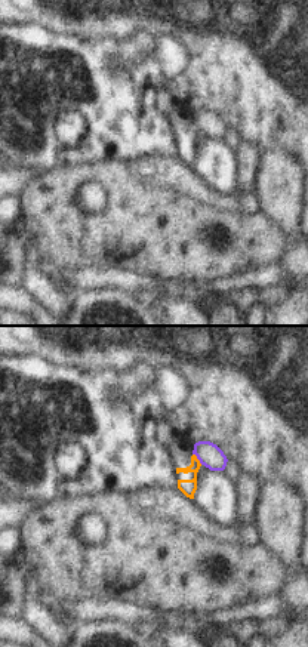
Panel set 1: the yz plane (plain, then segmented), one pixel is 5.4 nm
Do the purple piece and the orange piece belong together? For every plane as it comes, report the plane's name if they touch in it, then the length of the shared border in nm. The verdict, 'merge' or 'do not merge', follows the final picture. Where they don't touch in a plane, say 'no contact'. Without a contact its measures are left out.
meets purple in yz; contact 80 nm long

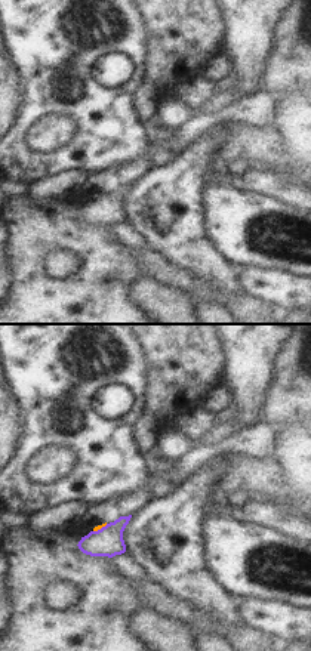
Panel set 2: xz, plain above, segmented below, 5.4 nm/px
meets purple in xz; contact 90 nm long

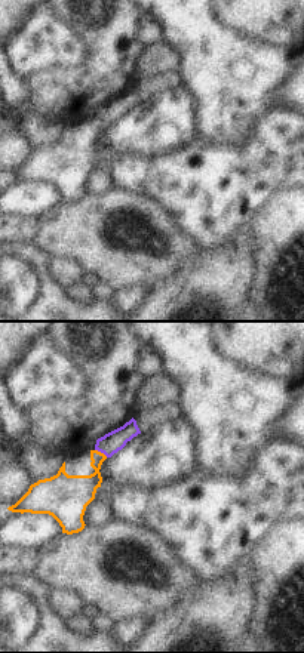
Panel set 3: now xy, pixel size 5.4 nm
meets purple in xy; contact 80 nm long

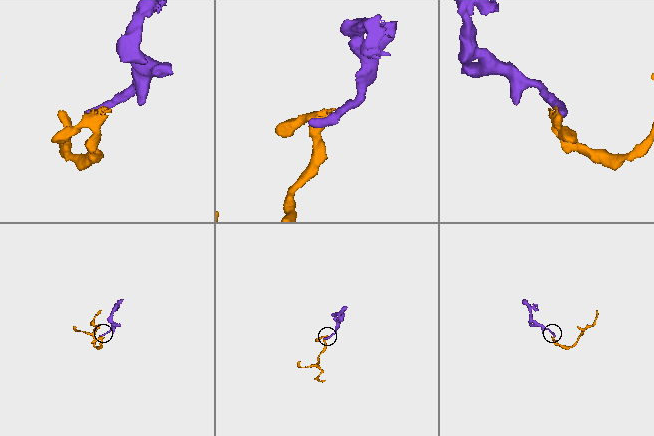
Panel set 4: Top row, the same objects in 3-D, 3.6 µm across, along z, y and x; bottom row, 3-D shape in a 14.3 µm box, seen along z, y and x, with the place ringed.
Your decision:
do not merge

